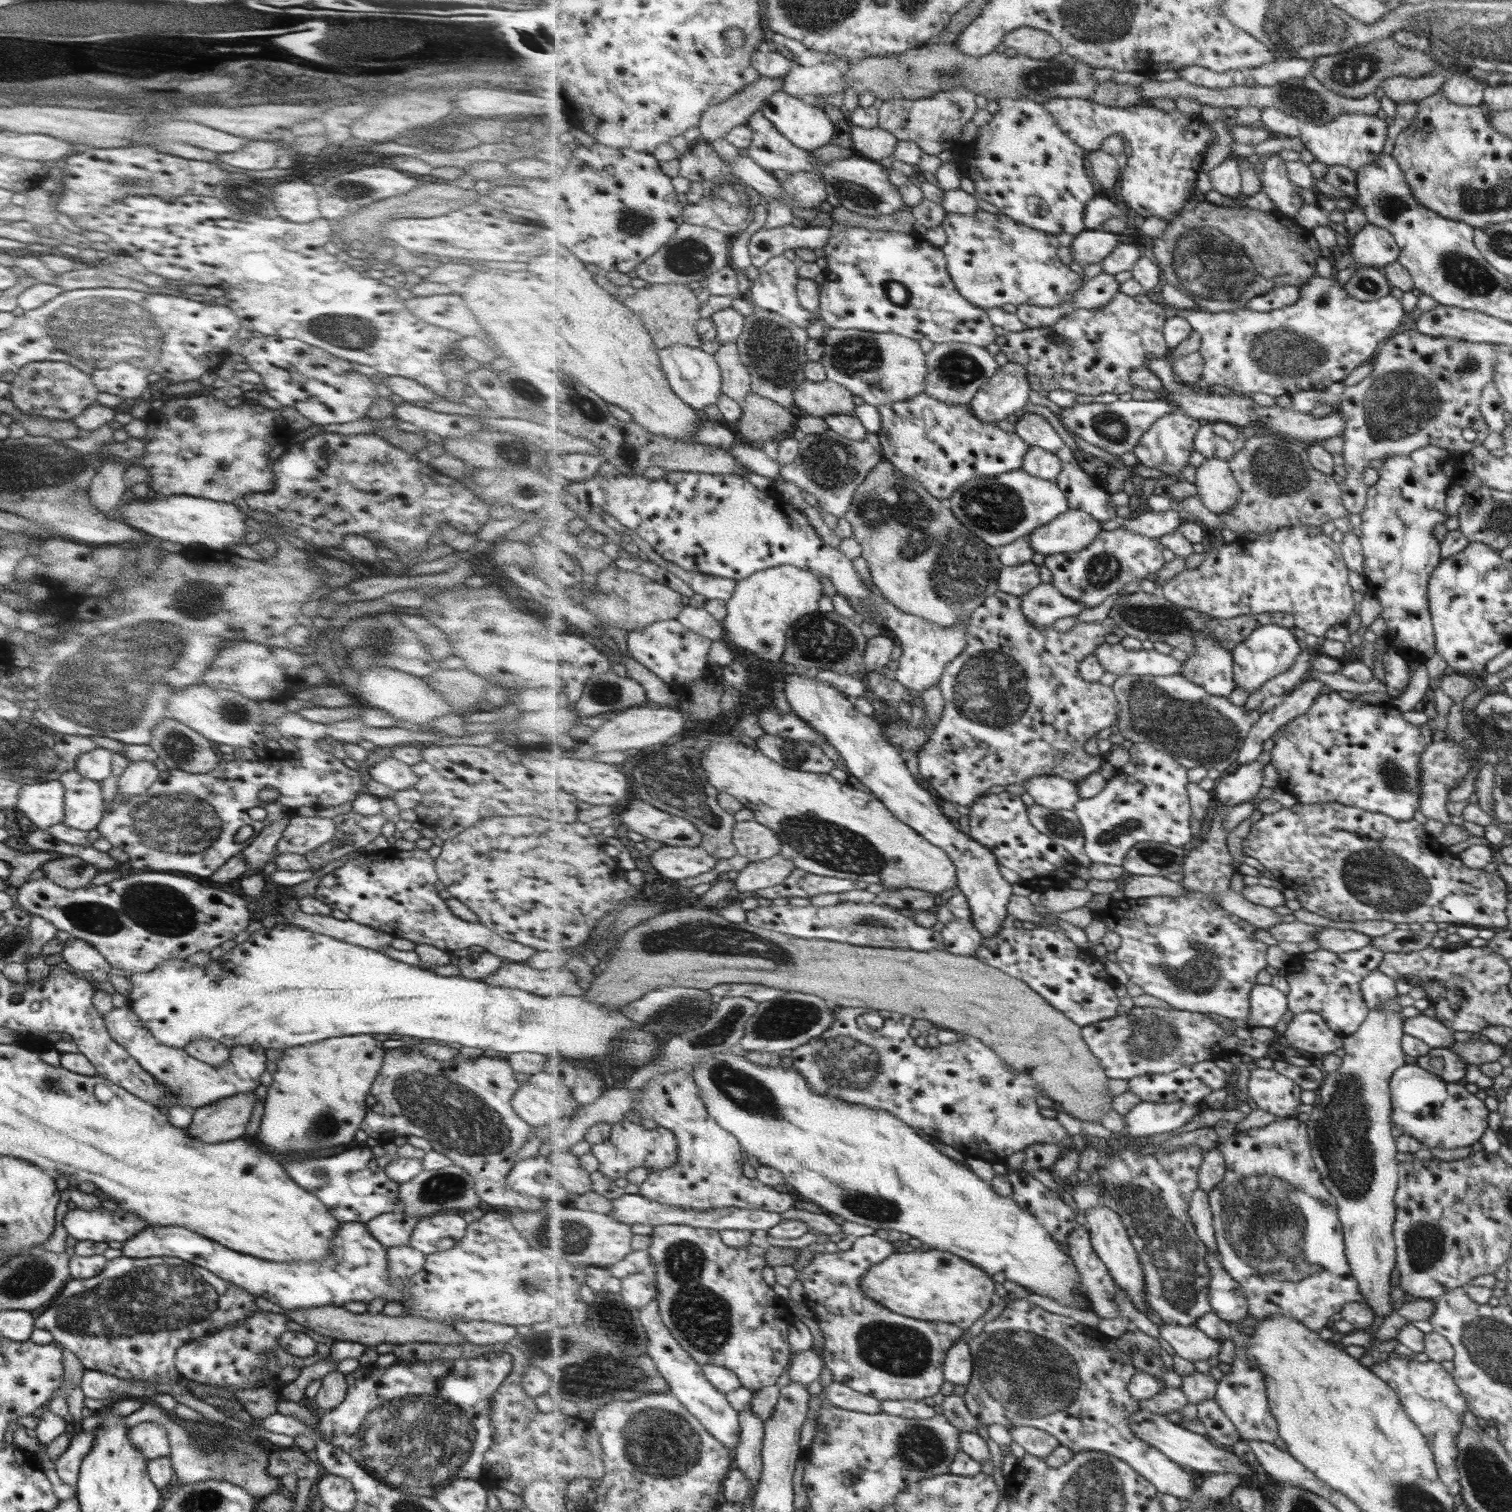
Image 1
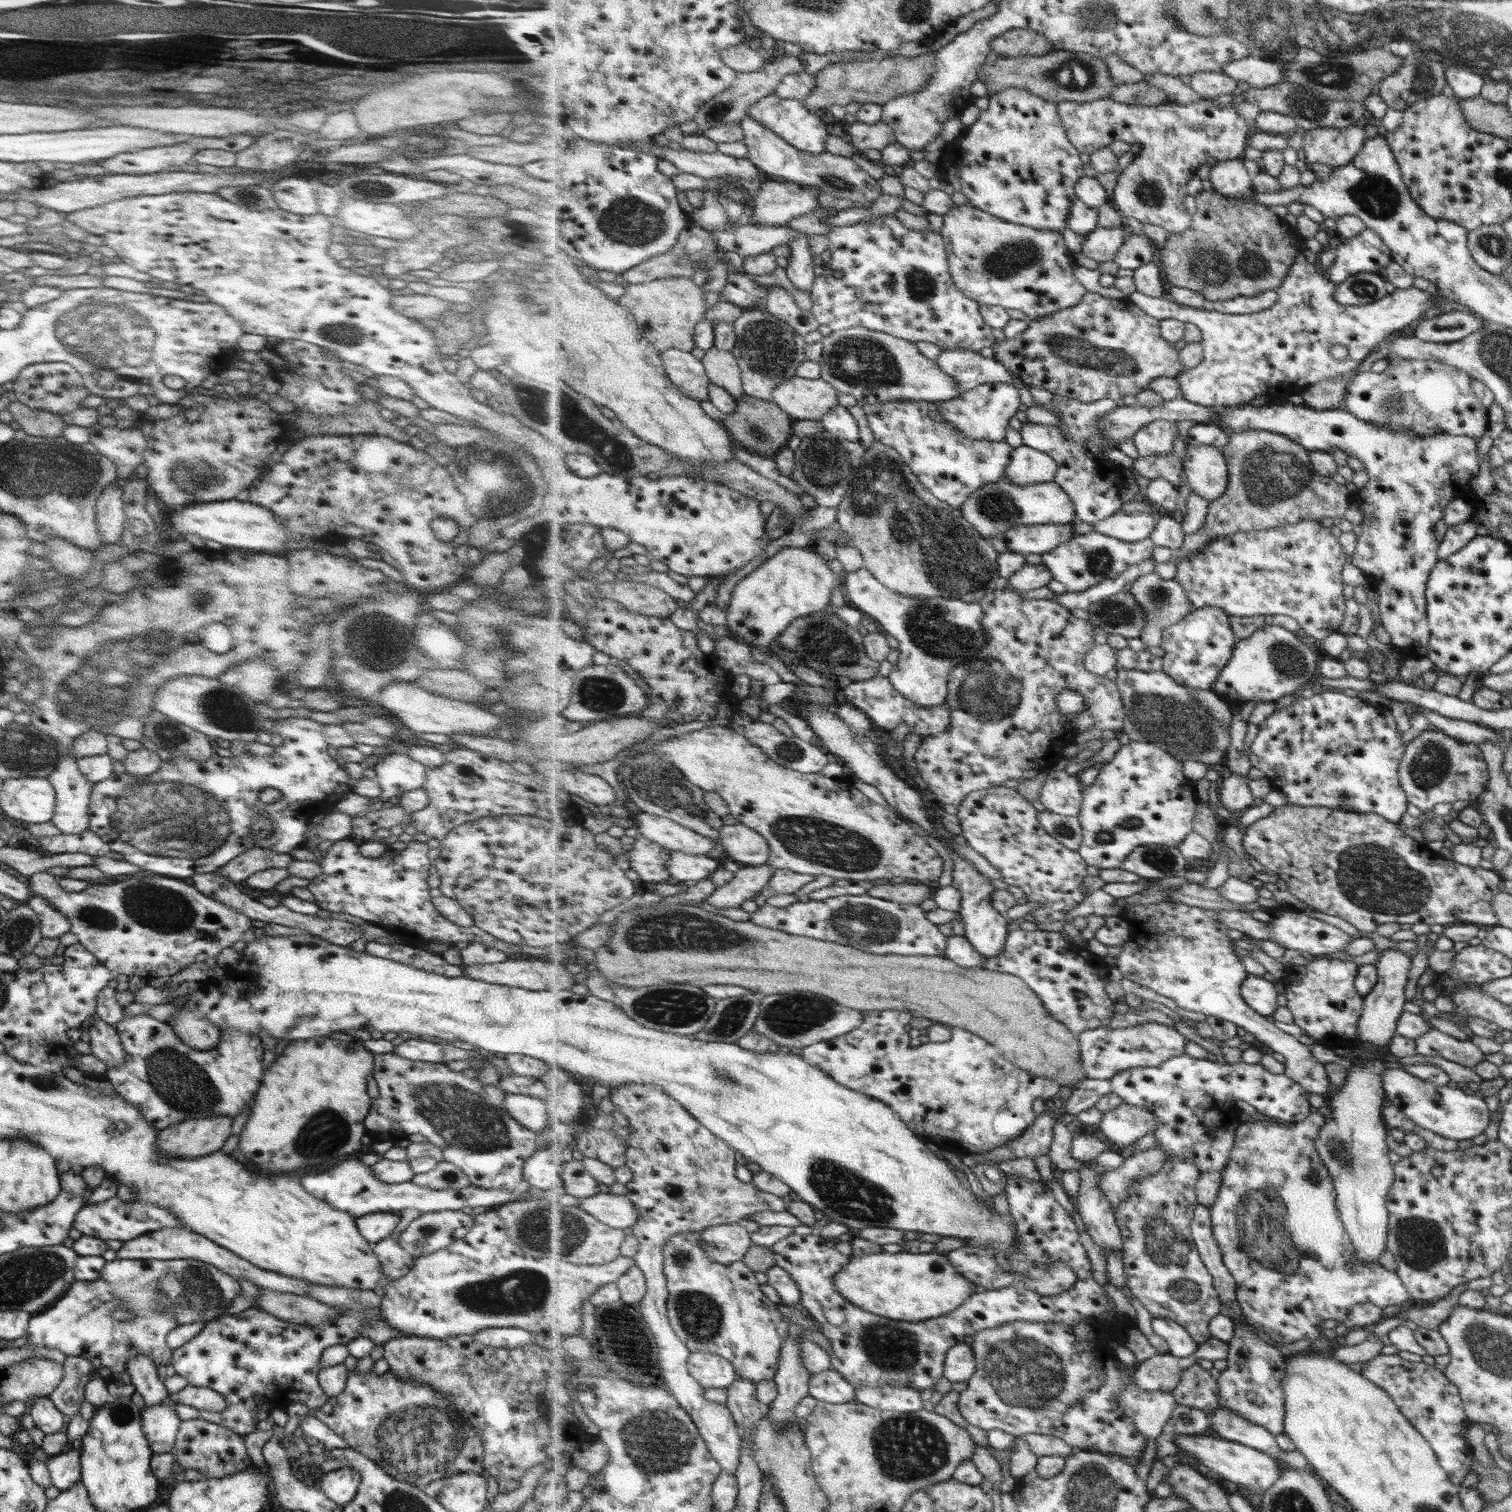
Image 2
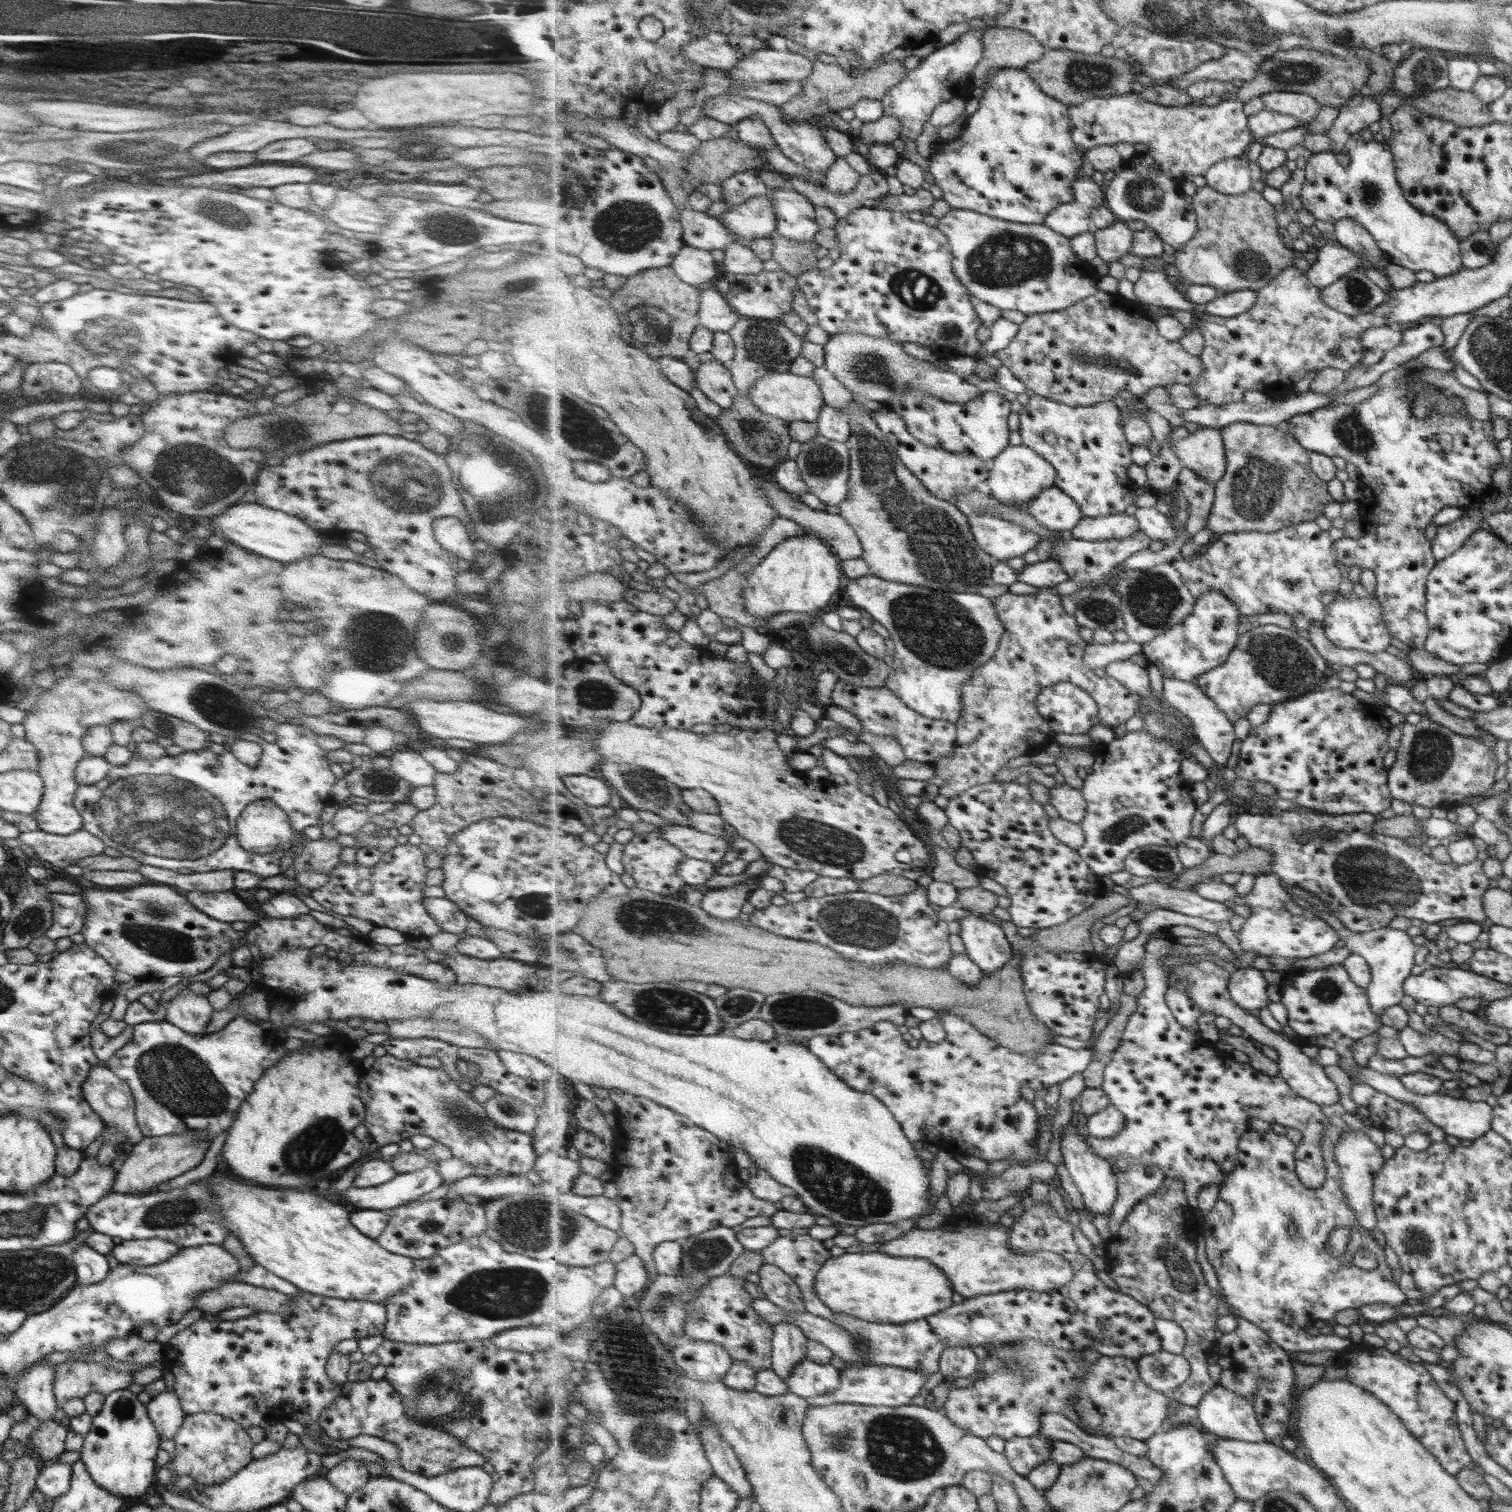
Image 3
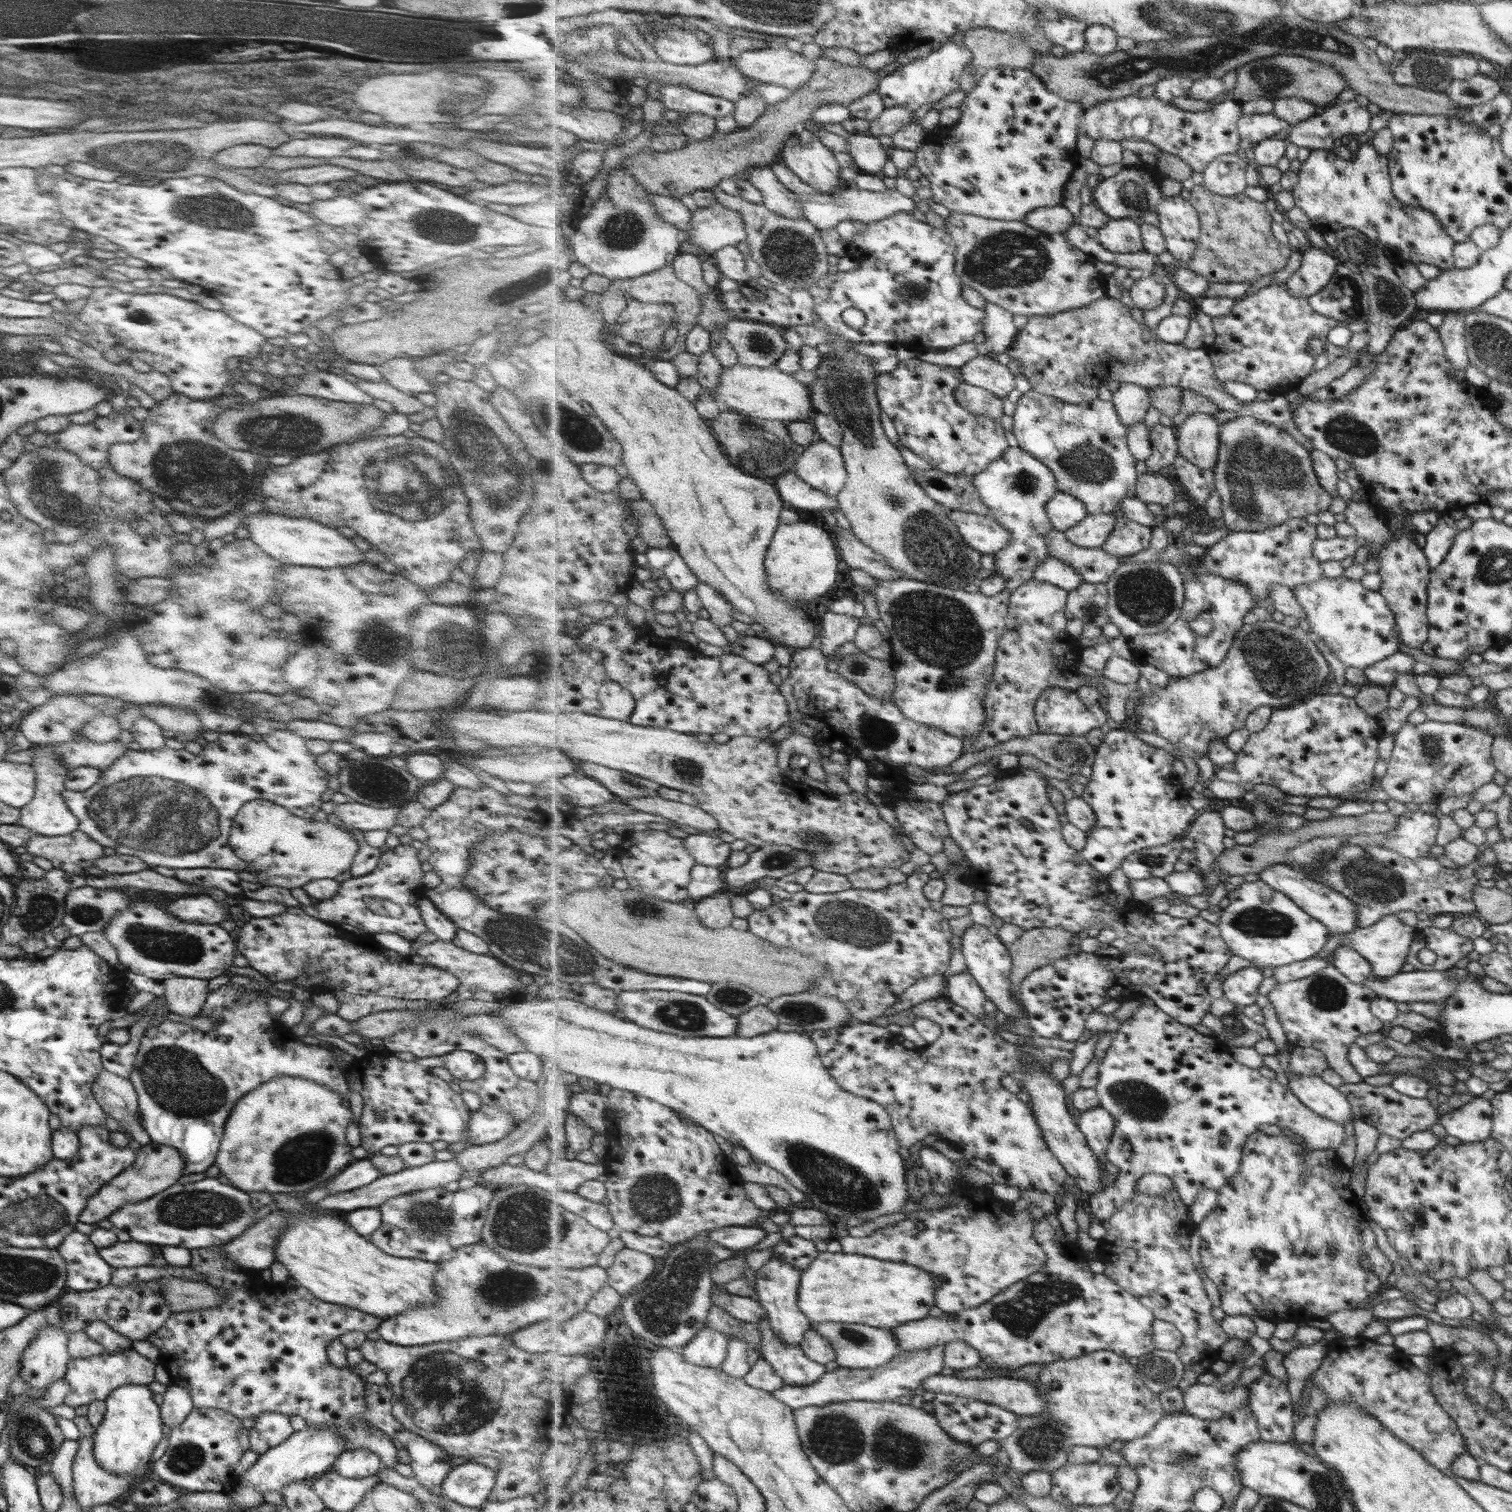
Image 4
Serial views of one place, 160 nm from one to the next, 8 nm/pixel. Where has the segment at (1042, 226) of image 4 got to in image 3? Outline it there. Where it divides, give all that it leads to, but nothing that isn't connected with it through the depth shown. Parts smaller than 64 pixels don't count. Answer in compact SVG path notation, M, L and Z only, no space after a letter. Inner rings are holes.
M1075 201L1070 204L1061 204L1049 213L1044 222L1059 234L1069 238L1089 232L1093 224L1090 211L1079 206Z

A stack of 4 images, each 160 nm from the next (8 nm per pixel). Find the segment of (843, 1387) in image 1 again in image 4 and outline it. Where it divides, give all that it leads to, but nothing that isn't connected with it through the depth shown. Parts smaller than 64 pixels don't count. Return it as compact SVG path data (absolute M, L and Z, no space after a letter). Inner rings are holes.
M768 1318L757 1324L764 1338L762 1358L781 1375L785 1385L805 1386L822 1379L827 1372L824 1365L808 1358L800 1345L787 1344L777 1338Z

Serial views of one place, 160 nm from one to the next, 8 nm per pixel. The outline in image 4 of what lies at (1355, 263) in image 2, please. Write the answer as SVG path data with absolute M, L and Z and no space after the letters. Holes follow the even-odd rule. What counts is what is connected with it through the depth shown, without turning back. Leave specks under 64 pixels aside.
M1307 247L1302 250L1300 268L1287 280L1295 297L1309 298L1321 292L1337 273L1340 260L1334 251Z

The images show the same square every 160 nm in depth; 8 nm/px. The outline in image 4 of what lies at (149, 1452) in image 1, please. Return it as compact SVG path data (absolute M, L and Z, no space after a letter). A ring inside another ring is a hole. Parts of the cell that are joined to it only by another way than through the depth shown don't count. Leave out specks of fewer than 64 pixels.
M175 1384L169 1385L162 1395L159 1416L162 1424L170 1429L181 1424L193 1409L190 1394L187 1390Z

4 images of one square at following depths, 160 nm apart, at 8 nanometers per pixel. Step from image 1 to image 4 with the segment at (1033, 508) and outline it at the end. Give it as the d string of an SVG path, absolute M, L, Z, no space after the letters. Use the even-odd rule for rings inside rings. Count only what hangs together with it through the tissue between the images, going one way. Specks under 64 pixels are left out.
M1057 491L1048 502L1048 515L1055 529L1065 532L1077 526L1089 514L1081 499L1072 494Z

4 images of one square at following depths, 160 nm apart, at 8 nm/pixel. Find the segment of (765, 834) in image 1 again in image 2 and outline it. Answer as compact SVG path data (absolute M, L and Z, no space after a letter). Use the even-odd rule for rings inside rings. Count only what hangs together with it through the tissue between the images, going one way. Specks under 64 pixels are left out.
M745 823L725 825L720 830L720 839L726 852L740 866L761 866L769 860L771 849L768 840Z

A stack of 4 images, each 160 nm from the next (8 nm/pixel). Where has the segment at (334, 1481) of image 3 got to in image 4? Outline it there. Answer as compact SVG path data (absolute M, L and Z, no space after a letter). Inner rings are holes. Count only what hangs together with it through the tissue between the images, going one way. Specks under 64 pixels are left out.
M350 1448L344 1450L330 1466L343 1478L365 1478L374 1476L381 1468L379 1457L366 1448Z

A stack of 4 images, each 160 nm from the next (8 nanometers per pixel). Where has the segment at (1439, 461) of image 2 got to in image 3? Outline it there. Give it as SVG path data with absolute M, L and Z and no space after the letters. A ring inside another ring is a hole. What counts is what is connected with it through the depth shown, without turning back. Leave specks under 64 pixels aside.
M1416 363L1415 367L1411 367L1409 369L1404 369L1403 367L1395 367L1391 370L1386 370L1381 374L1378 378L1379 382L1377 385L1379 389L1375 391L1373 396L1368 400L1363 400L1363 402L1359 402L1356 406L1345 406L1345 405L1329 405L1327 407L1318 408L1315 411L1311 411L1308 413L1301 413L1295 416L1292 416L1290 420L1294 424L1294 427L1289 430L1295 435L1295 438L1305 447L1307 450L1313 452L1320 452L1321 454L1329 455L1331 458L1333 456L1340 456L1343 460L1347 462L1351 462L1357 466L1360 477L1359 479L1369 490L1371 490L1371 494L1369 495L1369 501L1373 506L1373 510L1364 510L1364 513L1360 513L1366 525L1364 526L1364 535L1359 538L1349 538L1343 537L1339 541L1334 542L1336 544L1337 554L1338 554L1338 561L1340 565L1344 565L1345 567L1350 566L1358 566L1361 568L1366 568L1367 570L1371 570L1375 577L1375 591L1374 591L1374 598L1379 603L1379 607L1381 608L1381 619L1385 622L1385 627L1389 630L1389 635L1396 640L1399 640L1406 648L1409 649L1421 649L1424 646L1427 634L1428 634L1428 626L1425 619L1425 581L1429 571L1433 568L1435 560L1433 555L1431 554L1430 549L1430 541L1425 538L1423 535L1423 530L1425 527L1430 523L1431 518L1441 510L1441 508L1446 506L1458 506L1461 508L1467 508L1469 503L1477 503L1480 504L1483 497L1483 493L1487 491L1492 491L1492 483L1491 483L1491 466L1495 466L1495 464L1499 464L1501 462L1501 457L1499 455L1499 451L1497 451L1495 444L1497 440L1492 437L1492 424L1488 421L1477 421L1471 419L1468 413L1464 414L1456 414L1454 412L1453 405L1443 405L1443 400L1445 398L1449 398L1449 395L1446 396L1444 391L1440 389L1441 397L1431 405L1432 410L1425 418L1416 419L1411 412L1410 407L1413 406L1413 400L1419 396L1419 394L1423 394L1423 392L1427 392L1427 389L1432 389L1433 386L1431 384L1426 383L1413 383L1411 386L1408 386L1406 383L1399 383L1399 379L1402 374L1413 371L1414 369L1423 367L1423 364Z

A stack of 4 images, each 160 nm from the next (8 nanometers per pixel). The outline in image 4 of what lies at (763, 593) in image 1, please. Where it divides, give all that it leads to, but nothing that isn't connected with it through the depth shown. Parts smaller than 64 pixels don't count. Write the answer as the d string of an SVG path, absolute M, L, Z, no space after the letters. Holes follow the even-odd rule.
M800 520L797 523L778 526L765 561L768 571L768 585L771 589L777 595L787 596L787 599L799 604L801 602L813 602L813 600L819 600L821 596L825 596L839 578L839 564L841 564L841 560L839 560L835 542L831 540L831 532L827 532L827 528L823 530L821 526Z

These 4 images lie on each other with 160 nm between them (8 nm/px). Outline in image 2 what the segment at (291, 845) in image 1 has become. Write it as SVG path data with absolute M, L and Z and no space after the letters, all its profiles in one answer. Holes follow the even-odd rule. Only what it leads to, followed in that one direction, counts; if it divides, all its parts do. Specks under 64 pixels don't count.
M332 809L324 814L318 824L313 825L310 821L306 822L304 842L301 846L307 848L305 843L312 838L317 838L318 842L325 842L325 840L335 842L351 838L351 832L351 816Z

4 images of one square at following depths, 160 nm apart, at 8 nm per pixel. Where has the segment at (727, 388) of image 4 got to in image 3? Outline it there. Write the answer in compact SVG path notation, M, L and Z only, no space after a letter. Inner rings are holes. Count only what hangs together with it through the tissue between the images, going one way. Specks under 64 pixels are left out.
M770 372L760 378L747 396L765 413L786 421L816 422L826 406L821 387L813 377L787 372Z

